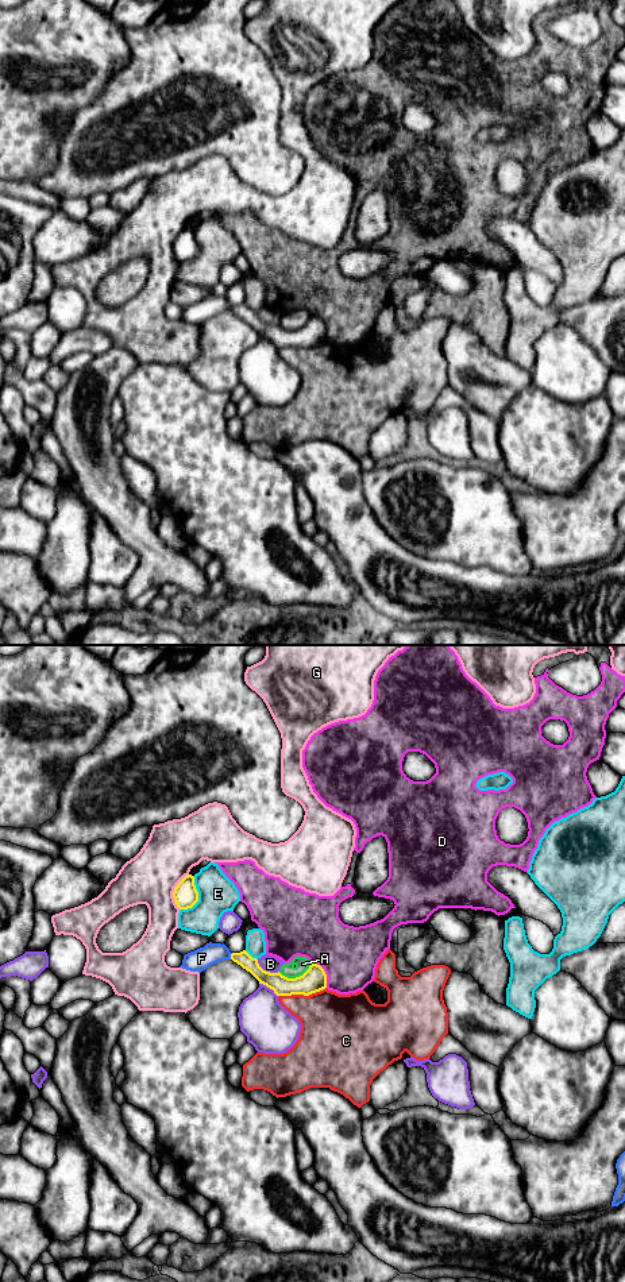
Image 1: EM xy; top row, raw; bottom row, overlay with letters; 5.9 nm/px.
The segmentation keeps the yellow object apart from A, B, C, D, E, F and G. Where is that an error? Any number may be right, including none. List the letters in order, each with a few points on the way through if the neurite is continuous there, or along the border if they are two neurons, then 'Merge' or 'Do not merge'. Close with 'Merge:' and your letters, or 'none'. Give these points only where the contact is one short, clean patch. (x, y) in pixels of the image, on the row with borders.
A: Boundary: xy (312, 964), (294, 977), (285, 977), (278, 972). Do not merge
B: Do not merge
C: Boundary: xy (325, 987), (308, 995), (278, 996). Do not merge
D: Do not merge
E: Do not merge
F: Do not merge
G: Do not merge
Merge: none

